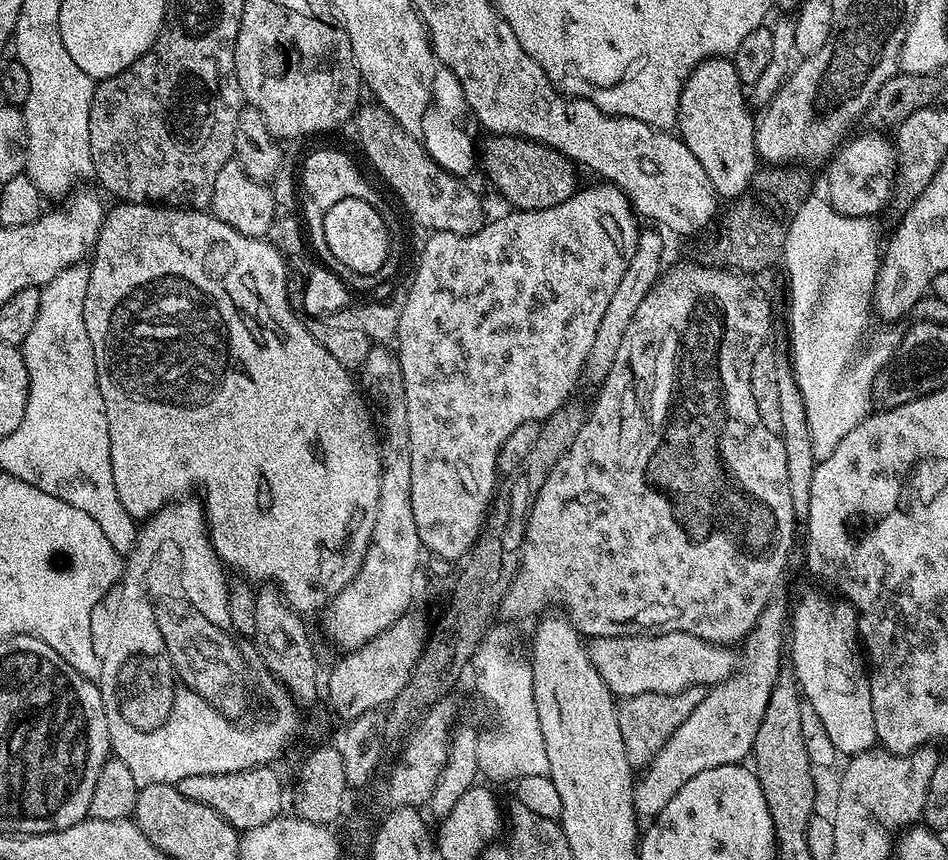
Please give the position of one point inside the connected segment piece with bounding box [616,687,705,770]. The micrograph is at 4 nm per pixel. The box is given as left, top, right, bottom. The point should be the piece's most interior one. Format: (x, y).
(646, 720)

